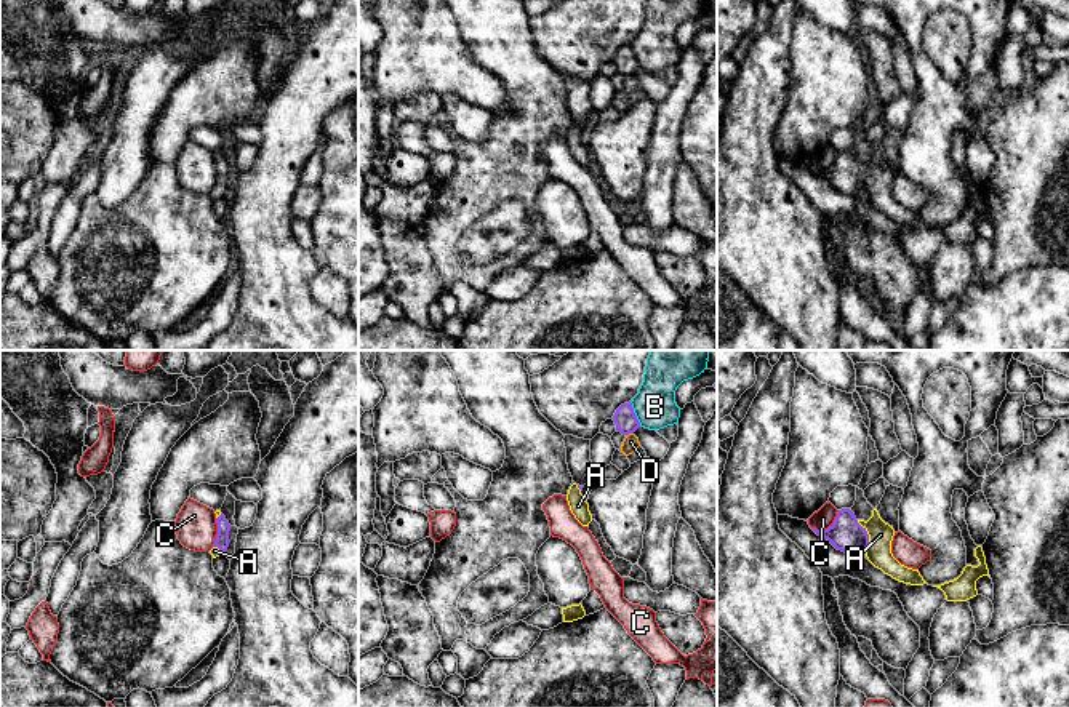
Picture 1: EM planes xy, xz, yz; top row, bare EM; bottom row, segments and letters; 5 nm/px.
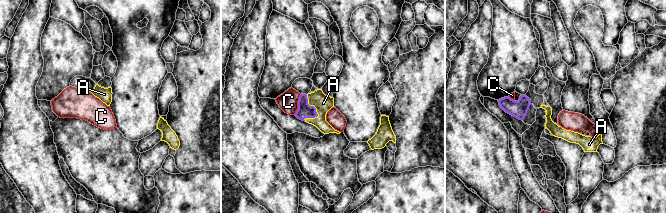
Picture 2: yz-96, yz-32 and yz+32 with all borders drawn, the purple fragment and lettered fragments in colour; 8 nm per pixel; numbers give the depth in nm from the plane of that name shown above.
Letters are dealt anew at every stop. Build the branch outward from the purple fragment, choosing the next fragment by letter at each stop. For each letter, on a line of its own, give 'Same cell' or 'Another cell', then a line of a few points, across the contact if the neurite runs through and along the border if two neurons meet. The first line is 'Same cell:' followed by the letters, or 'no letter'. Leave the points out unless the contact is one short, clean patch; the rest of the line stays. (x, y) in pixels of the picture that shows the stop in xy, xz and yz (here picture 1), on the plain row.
Same cell: A
A: Same cell. Line: yz (847, 176), (868, 178), (880, 176)
B: Another cell
C: Another cell
D: Another cell

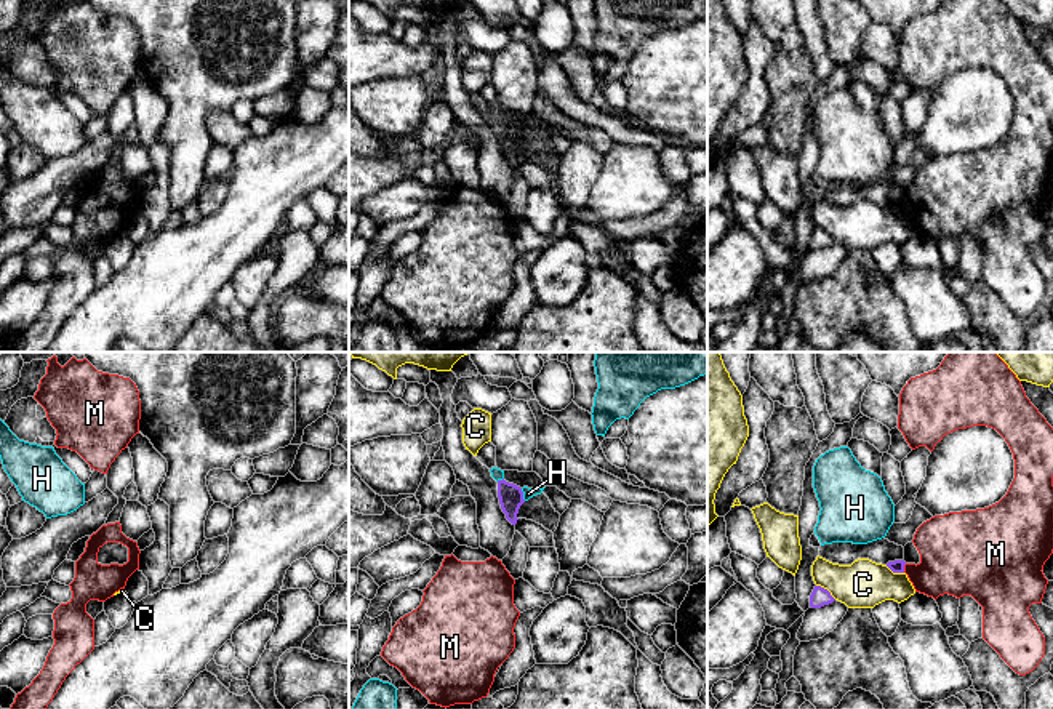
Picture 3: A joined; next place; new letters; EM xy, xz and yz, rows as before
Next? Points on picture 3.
Same cell: no letter
C: Another cell
H: Another cell. Line: xz (520, 130), (525, 141)
M: Another cell. Line: yz (906, 205), (903, 213)

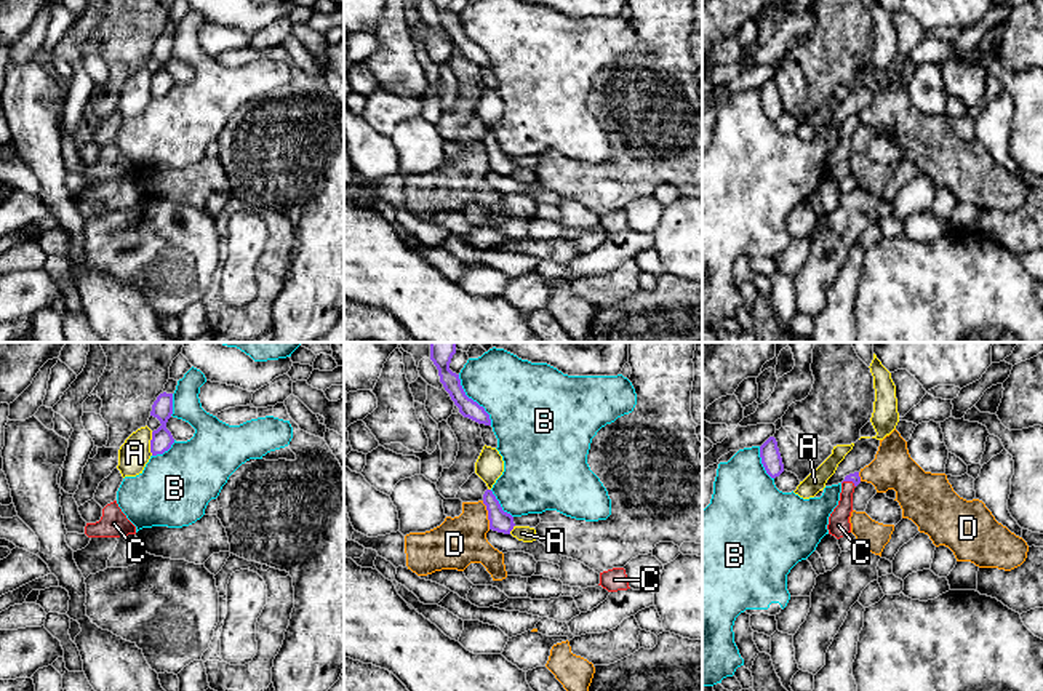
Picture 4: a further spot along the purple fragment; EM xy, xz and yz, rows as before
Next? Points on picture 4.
Same cell: C
A: Another cell. Line: xy (152, 74), (151, 96)
B: Another cell
C: Same cell. Line: yz (855, 119), (850, 122), (839, 167)
D: Another cell. Line: xz (482, 143), (490, 170)

